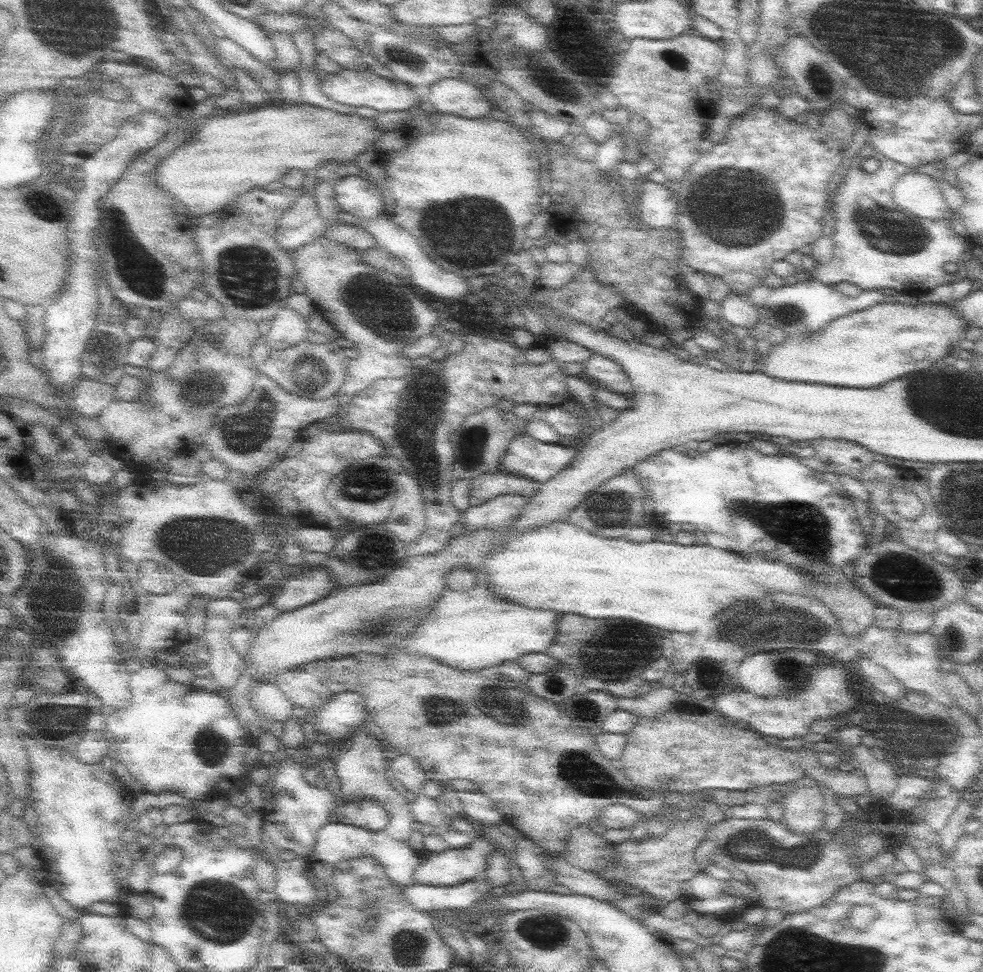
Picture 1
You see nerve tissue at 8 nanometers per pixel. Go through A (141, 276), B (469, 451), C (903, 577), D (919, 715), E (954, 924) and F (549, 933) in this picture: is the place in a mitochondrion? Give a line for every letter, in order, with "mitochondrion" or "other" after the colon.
A: mitochondrion
B: mitochondrion
C: mitochondrion
D: mitochondrion
E: other
F: mitochondrion

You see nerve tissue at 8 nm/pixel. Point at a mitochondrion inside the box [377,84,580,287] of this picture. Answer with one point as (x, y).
(448, 240)

